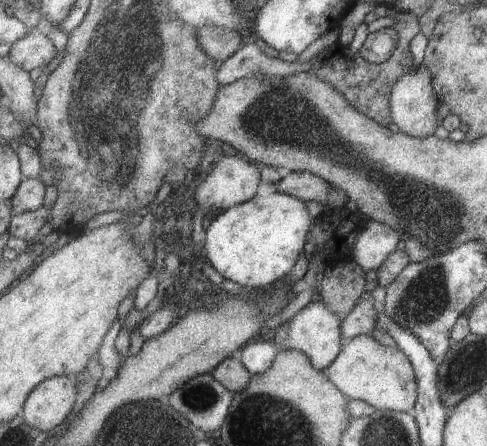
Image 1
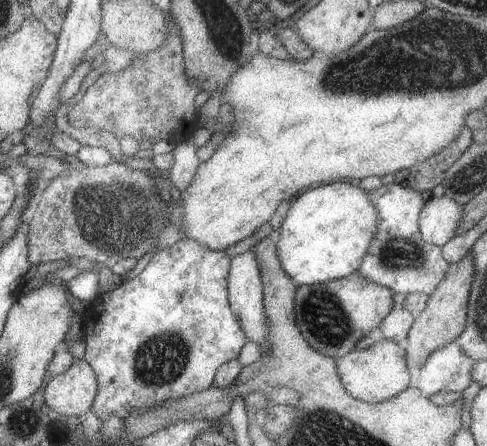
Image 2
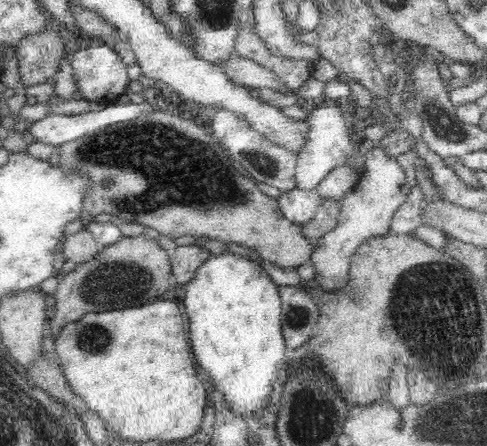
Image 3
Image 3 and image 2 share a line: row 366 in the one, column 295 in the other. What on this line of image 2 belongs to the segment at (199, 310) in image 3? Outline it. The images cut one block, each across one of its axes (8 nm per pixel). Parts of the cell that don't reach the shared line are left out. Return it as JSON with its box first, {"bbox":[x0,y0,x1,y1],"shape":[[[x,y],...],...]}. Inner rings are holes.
{"bbox":[279,182,379,286],"shape":[[[337,182],[301,194],[291,204],[289,216],[279,232],[279,256],[297,286],[325,284],[359,274],[379,232],[379,212],[367,190]]]}

